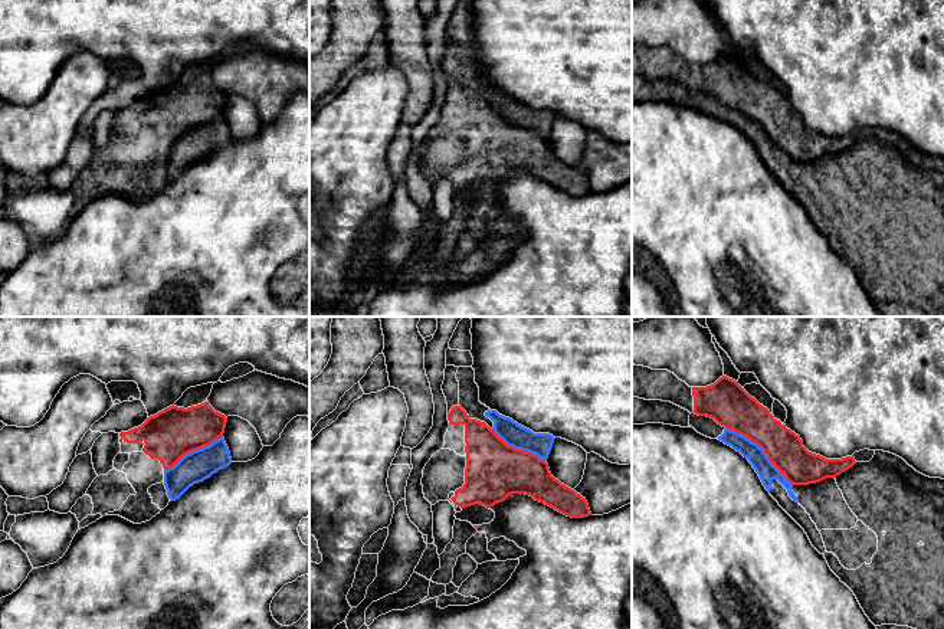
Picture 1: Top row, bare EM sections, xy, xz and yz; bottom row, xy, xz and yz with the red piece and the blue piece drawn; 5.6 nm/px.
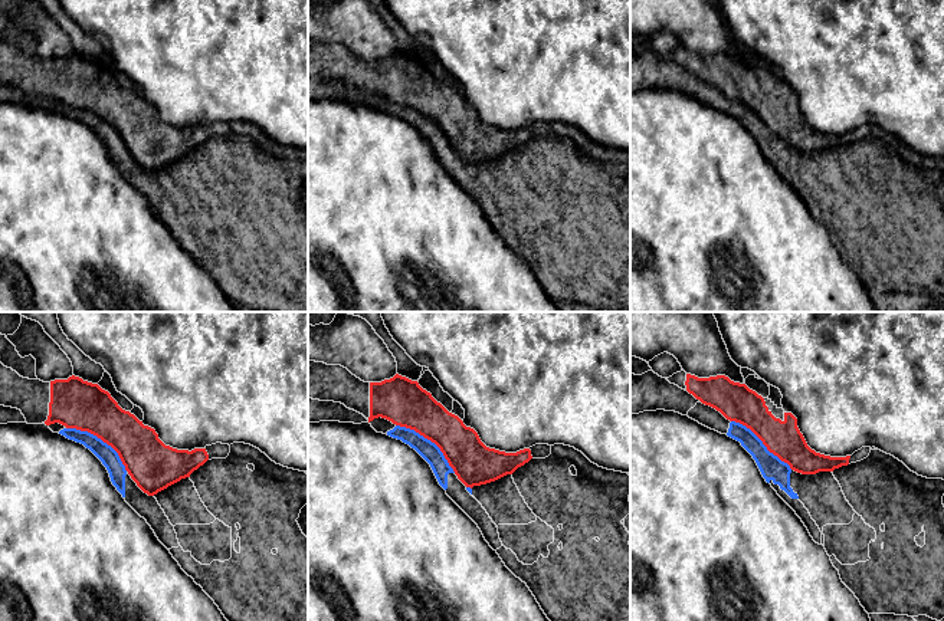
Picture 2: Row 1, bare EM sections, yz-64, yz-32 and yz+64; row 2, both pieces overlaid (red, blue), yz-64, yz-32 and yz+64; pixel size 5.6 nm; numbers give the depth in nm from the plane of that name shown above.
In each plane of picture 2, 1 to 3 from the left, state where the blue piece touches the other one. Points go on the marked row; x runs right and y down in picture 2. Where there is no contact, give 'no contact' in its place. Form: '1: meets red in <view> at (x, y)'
1: meets red in yz-64 at (101, 439)
2: meets red in yz-32 at (429, 439)
3: meets red in yz+64 at (763, 443)

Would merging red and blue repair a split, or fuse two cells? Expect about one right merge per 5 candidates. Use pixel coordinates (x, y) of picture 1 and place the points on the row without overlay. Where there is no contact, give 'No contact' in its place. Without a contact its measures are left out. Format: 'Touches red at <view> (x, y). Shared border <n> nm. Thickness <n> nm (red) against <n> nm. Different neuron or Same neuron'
Touches red at yz (761, 125). Shared border 500 nm. Thickness 220 nm (red) against 100 nm. Different neuron

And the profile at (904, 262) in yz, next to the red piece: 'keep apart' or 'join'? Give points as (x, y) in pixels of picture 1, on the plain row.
keep apart

